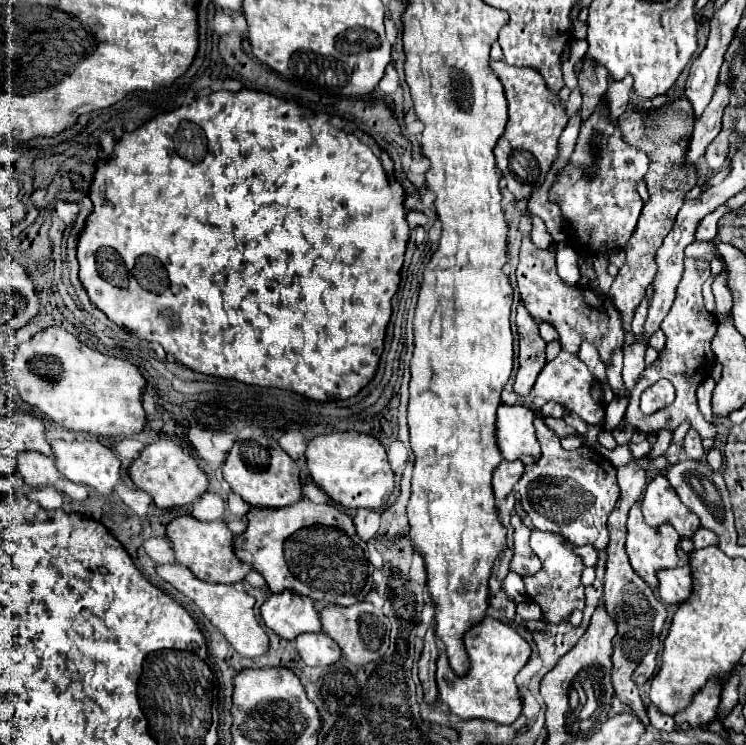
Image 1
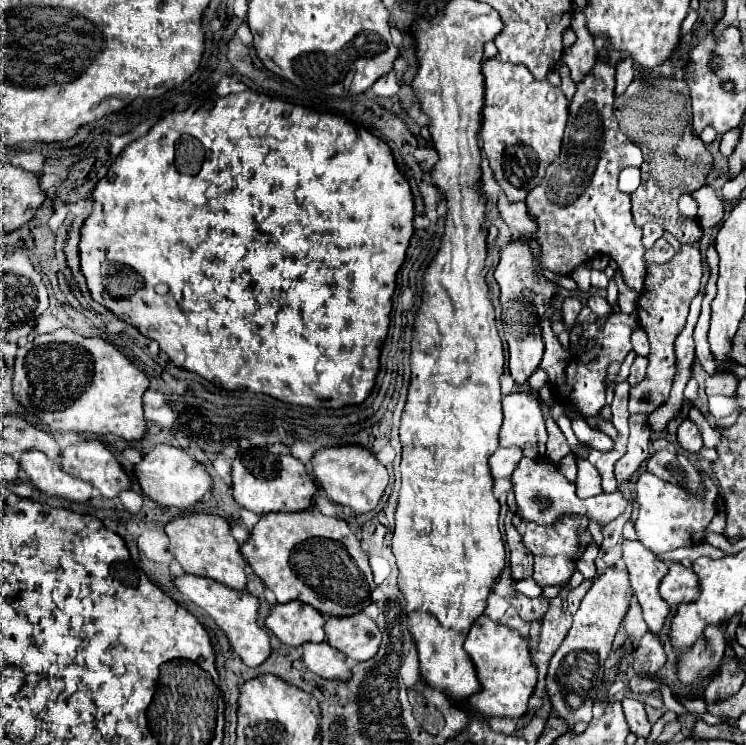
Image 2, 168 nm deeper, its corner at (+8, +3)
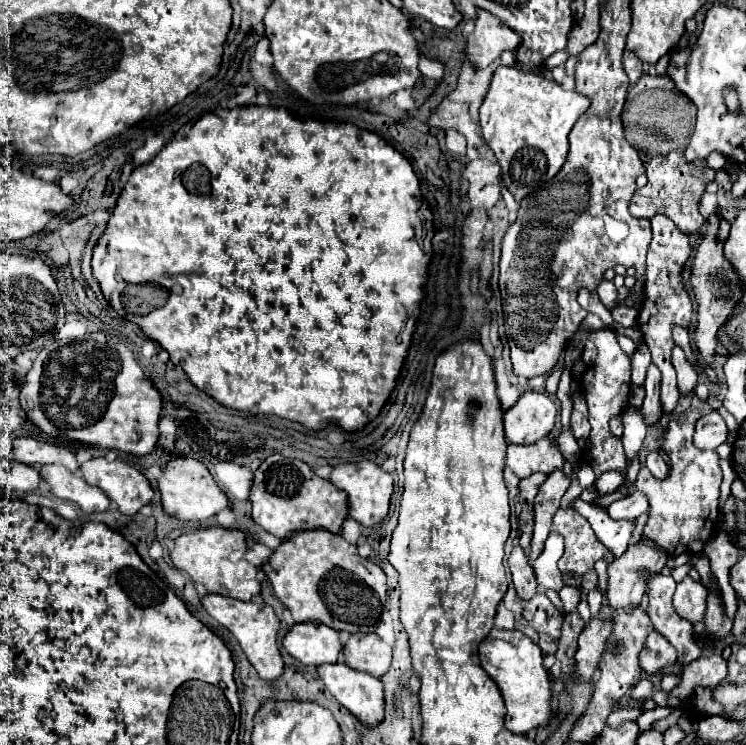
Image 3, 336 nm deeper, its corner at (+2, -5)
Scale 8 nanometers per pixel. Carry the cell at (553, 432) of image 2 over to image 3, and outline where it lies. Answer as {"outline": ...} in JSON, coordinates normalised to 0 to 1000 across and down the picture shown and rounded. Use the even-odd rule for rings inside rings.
{"outline":[[[744,634],[733,639],[733,644],[723,655],[723,663],[717,668],[717,717],[714,717],[714,730],[709,741],[712,754],[728,741],[728,730],[736,719],[739,695],[747,687],[763,650],[765,650],[765,642],[760,642],[755,634]]]}

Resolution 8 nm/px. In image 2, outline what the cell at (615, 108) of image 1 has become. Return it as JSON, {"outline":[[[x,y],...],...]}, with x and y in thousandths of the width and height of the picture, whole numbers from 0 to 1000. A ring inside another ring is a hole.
{"outline":[[[830,83],[827,86],[827,115],[824,115],[824,129],[832,129],[835,121],[849,110],[851,105],[851,91],[849,83]]]}

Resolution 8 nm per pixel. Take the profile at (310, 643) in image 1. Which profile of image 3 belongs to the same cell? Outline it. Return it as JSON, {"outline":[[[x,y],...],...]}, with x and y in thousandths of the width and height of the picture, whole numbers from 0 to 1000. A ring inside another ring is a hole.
{"outline":[[[465,891],[428,894],[425,902],[444,934],[481,964],[481,969],[497,977],[513,969],[516,934],[508,910],[492,902],[479,902]]]}

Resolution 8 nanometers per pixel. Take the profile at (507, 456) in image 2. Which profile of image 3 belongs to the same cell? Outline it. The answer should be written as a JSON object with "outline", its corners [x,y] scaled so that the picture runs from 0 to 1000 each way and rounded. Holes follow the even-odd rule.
{"outline":[[[725,588],[712,599],[682,596],[680,601],[680,623],[696,642],[706,642],[714,634],[739,636],[744,631],[755,631],[755,620],[757,615],[736,588]]]}

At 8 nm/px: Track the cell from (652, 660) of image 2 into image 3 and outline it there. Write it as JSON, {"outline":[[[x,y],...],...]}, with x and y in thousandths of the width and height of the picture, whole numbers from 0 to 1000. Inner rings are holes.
{"outline":[[[873,848],[857,878],[862,902],[881,905],[889,894],[897,894],[905,886],[908,886],[908,875],[902,872],[902,867],[883,848]]]}

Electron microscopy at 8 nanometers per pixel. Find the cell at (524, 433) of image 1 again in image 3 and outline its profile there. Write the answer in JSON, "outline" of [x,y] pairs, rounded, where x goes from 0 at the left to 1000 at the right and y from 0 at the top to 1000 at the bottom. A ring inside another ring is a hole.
{"outline":[[[704,526],[693,542],[677,553],[677,591],[682,596],[712,596],[736,585],[744,572],[747,542],[728,526]]]}

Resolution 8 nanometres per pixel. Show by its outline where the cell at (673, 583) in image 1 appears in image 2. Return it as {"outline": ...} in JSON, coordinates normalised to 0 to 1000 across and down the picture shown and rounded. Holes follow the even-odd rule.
{"outline":[[[910,754],[897,757],[894,773],[883,784],[883,797],[897,813],[929,808],[934,803],[934,770]]]}

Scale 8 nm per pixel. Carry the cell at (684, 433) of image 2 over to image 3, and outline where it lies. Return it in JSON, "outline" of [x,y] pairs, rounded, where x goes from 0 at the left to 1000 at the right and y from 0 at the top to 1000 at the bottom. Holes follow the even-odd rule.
{"outline":[[[961,550],[945,556],[932,574],[932,599],[940,604],[958,604],[964,596],[975,591],[972,564]]]}

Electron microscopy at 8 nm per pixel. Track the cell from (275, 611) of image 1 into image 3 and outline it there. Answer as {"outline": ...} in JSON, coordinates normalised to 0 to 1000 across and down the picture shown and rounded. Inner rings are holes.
{"outline":[[[409,835],[385,848],[379,870],[409,894],[430,894],[452,891],[460,864],[452,846],[428,840],[428,835]]]}

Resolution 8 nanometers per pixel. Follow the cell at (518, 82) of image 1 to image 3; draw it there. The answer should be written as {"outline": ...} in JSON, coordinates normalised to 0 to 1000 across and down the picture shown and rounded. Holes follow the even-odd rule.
{"outline":[[[669,89],[642,145],[642,169],[653,196],[666,209],[680,255],[698,271],[706,258],[736,244],[757,220],[760,183],[773,158],[790,145],[790,132],[752,118],[736,102]]]}

